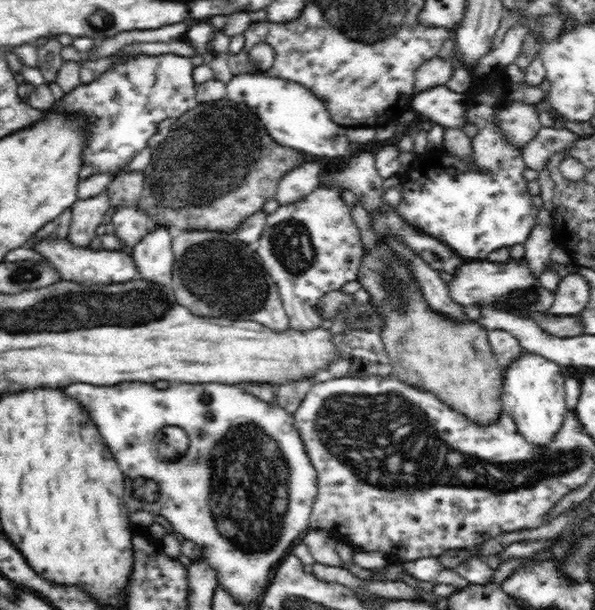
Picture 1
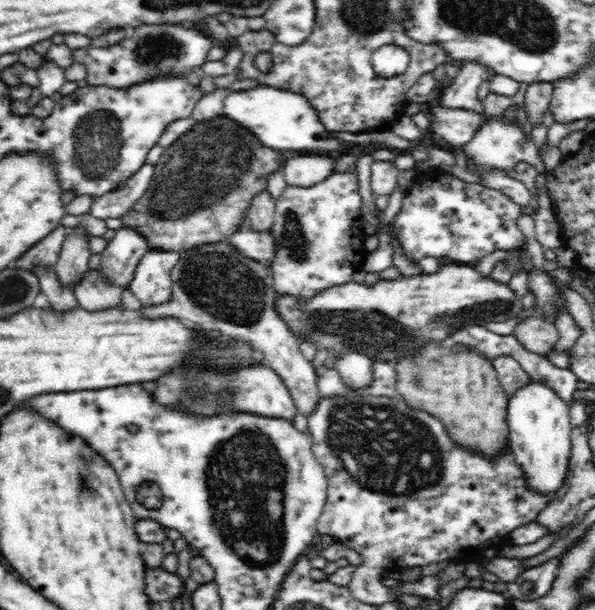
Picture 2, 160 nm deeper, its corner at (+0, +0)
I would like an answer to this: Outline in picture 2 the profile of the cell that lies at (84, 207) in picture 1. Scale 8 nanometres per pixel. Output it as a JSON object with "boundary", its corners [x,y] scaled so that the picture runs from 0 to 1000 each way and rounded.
{"boundary":[[[139,374],[118,375],[101,410],[96,433],[89,438],[97,461],[106,469],[124,474],[131,462],[150,446],[148,428],[153,421],[148,407],[151,385]]]}

